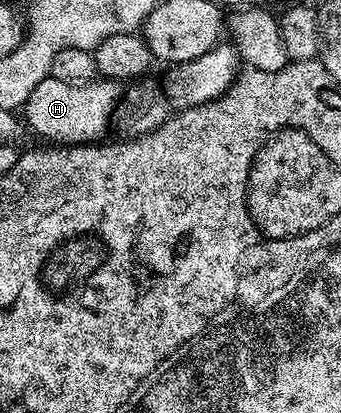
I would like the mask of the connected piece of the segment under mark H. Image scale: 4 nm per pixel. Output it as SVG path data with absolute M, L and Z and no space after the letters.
M47 76L27 98L24 120L33 135L35 132L46 139L43 141L53 142L58 146L94 142L108 128L123 95L123 85L117 80L95 78L88 84L69 84Z

